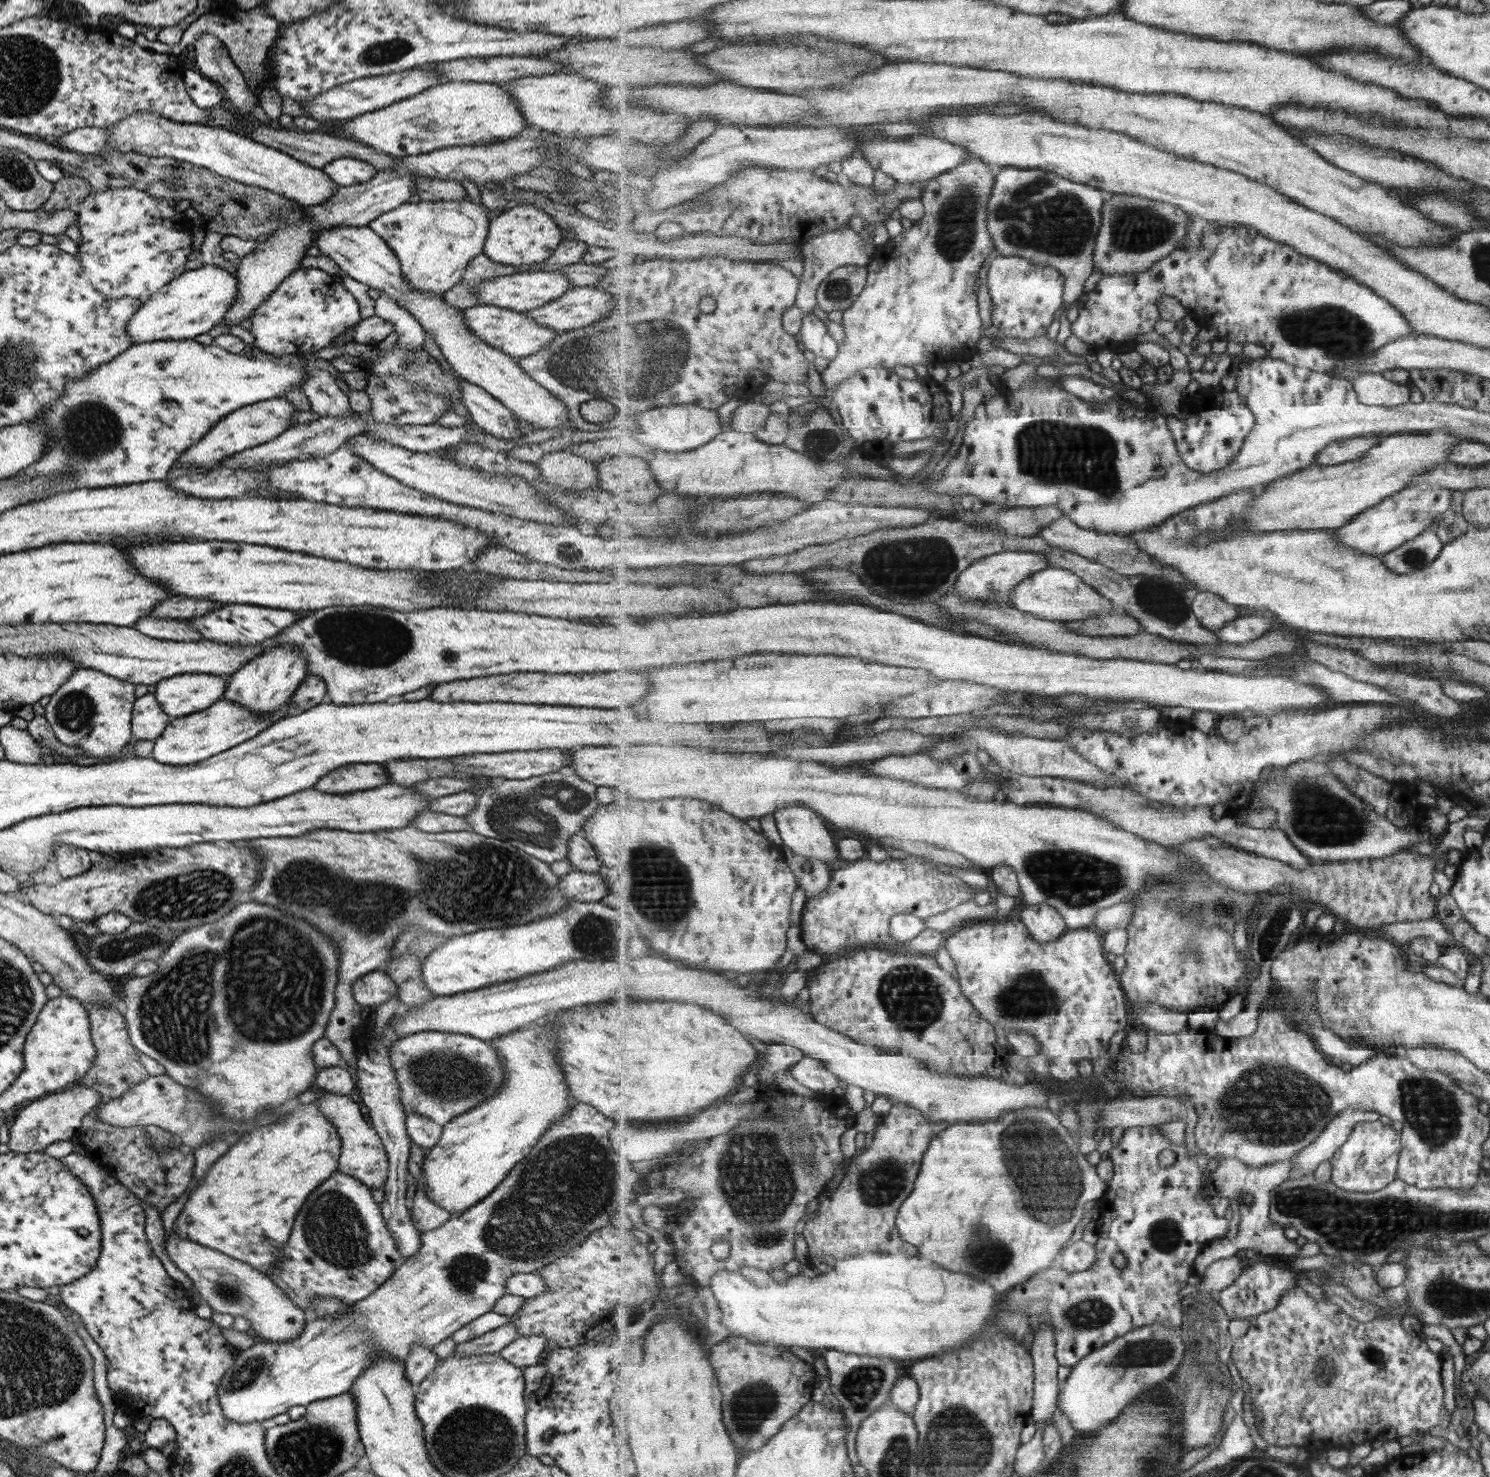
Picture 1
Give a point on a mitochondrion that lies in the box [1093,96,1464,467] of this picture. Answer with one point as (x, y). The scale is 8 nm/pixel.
(1339, 341)

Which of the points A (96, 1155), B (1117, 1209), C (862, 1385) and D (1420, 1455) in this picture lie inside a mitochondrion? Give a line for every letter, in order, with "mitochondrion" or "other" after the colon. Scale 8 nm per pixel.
A: other
B: other
C: mitochondrion
D: other

